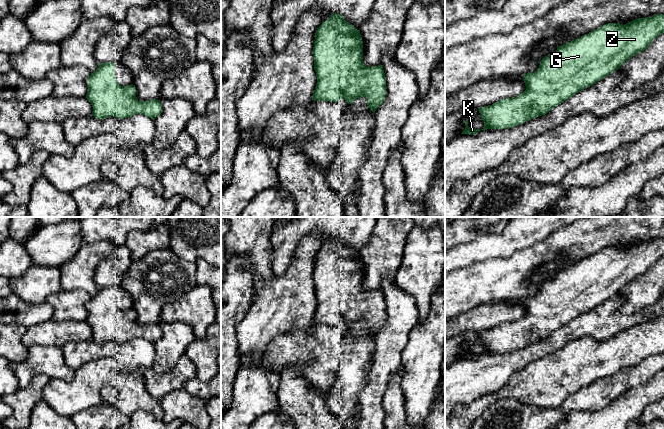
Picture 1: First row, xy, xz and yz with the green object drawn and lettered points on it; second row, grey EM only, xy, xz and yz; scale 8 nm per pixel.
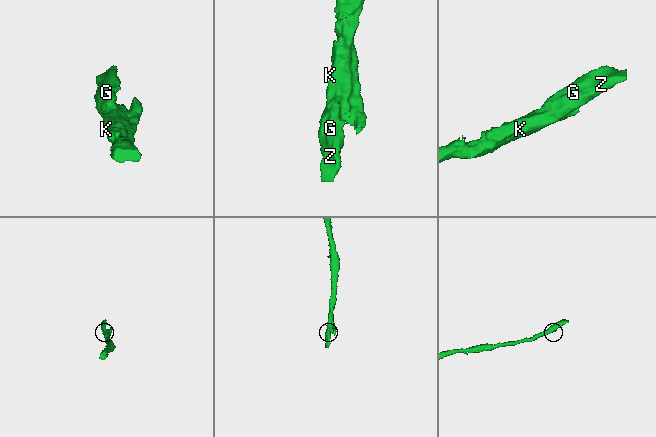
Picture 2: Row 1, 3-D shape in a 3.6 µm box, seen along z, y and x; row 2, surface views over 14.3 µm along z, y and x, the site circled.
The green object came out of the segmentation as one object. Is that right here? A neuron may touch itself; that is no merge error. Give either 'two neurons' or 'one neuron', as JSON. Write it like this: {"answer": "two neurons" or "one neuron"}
{"answer": "two neurons"}

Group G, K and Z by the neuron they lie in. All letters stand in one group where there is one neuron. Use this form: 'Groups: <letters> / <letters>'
Groups: G Z / K

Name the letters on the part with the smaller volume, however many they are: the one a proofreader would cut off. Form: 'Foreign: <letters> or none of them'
Foreign: G, Z

